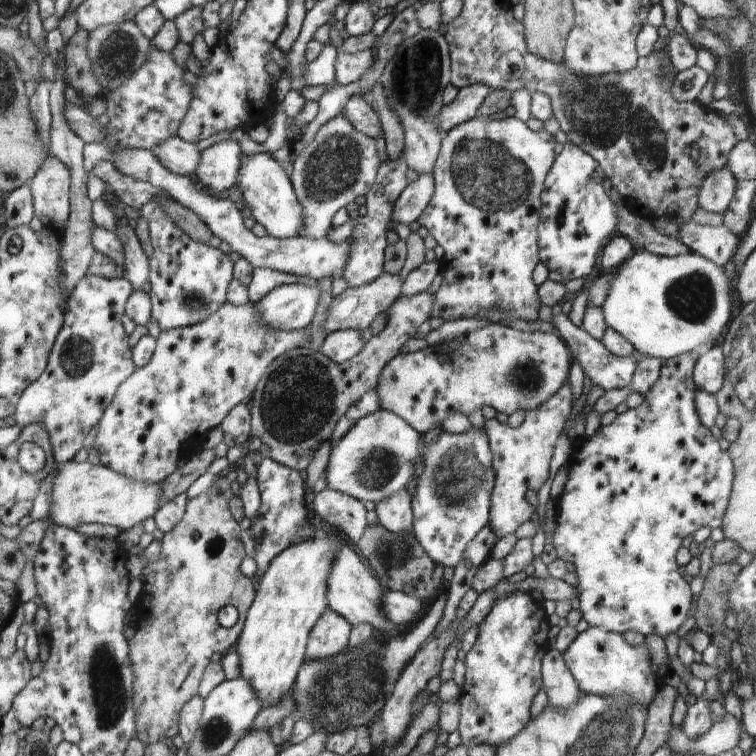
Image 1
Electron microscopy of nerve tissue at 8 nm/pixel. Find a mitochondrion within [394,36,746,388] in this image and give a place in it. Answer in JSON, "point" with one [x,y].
{"point":[601,113]}

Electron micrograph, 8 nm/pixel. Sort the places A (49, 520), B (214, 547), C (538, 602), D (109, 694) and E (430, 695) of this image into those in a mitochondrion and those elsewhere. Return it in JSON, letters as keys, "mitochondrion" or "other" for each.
{"A":"other","B":"mitochondrion","C":"other","D":"mitochondrion","E":"other"}

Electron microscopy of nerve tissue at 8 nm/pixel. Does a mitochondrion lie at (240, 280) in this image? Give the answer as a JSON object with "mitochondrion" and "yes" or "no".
{"mitochondrion":"no"}

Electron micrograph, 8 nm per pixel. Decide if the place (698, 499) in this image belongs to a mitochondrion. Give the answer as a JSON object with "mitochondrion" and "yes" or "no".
{"mitochondrion":"no"}

